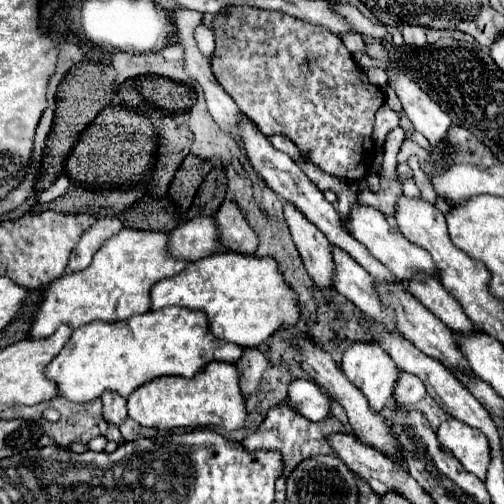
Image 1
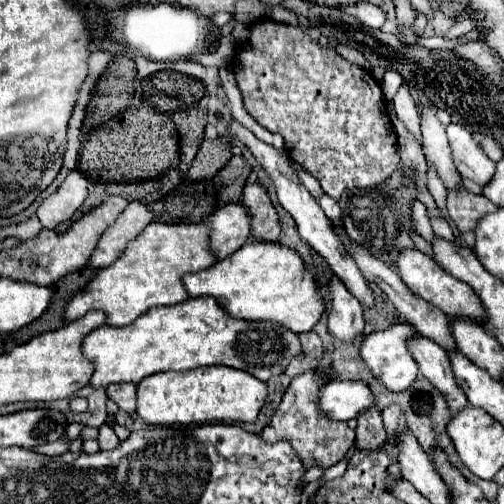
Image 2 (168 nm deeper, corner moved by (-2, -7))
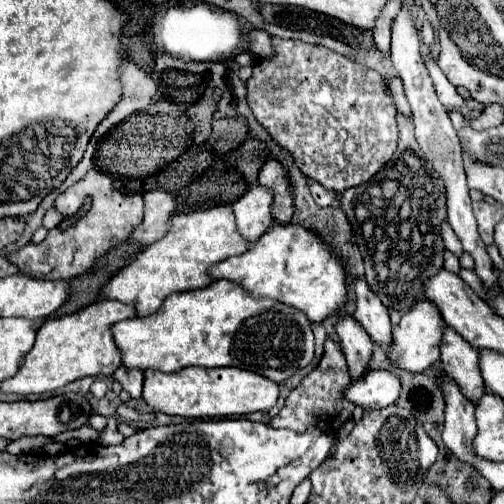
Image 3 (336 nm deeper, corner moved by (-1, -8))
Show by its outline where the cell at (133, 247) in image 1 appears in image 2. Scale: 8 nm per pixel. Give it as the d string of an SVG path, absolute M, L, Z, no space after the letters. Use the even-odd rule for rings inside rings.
M150 223L140 237L128 243L122 257L118 257L110 267L104 267L96 273L96 277L68 303L66 307L66 321L74 321L82 315L86 315L92 309L100 309L108 315L108 325L130 325L134 319L144 315L152 307L160 305L176 305L188 299L186 289L182 287L182 275L196 273L202 269L208 269L218 259L210 251L210 227L206 223Z

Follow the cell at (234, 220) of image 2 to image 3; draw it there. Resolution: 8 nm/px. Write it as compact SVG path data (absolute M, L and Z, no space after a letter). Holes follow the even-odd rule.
M253 186L233 204L237 232L247 242L259 240L263 236L263 232L273 224L273 220L269 216L271 198L273 196L269 196L269 192L265 192L265 188Z

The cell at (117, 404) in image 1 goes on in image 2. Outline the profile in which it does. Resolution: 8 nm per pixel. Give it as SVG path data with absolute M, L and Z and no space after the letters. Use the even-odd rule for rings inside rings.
M112 383L106 387L106 393L110 399L114 399L120 409L134 411L136 409L136 385L134 383Z

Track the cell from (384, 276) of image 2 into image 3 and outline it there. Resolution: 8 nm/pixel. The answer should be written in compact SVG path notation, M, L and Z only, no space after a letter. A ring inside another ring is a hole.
M443 326L441 366L453 380L457 380L457 384L461 384L461 390L469 400L477 402L485 394L485 384L479 372L479 352L451 326Z

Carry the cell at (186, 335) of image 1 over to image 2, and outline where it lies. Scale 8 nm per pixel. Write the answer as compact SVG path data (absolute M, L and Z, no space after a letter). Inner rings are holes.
M186 299L174 307L150 309L146 315L140 315L130 327L98 327L94 329L82 345L82 353L96 365L96 371L90 379L94 387L106 387L110 383L140 383L144 377L158 371L188 371L202 365L226 365L254 375L260 381L268 381L272 375L280 375L288 369L292 357L302 355L300 337L278 323L246 323L246 319L230 319L216 299Z

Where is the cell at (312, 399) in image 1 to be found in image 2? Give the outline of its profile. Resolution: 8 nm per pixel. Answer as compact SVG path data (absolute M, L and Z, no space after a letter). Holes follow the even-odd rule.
M334 379L320 391L320 409L332 419L348 421L370 407L374 407L374 395L364 381Z

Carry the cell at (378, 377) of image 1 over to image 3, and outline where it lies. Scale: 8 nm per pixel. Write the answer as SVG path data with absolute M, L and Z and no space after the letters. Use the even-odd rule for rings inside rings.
M423 300L419 304L415 304L397 326L393 326L393 340L391 340L391 350L387 352L387 358L391 360L393 366L407 370L409 374L423 374L427 368L431 368L437 360L439 360L439 352L437 352L437 340L441 340L441 314L439 310Z

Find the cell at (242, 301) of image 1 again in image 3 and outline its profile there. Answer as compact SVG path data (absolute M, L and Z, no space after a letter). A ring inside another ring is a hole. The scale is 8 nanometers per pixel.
M273 224L257 242L251 244L247 252L209 266L209 276L213 282L225 278L241 284L241 288L255 300L271 298L275 302L289 304L291 308L303 312L309 322L325 320L345 304L347 294L345 266L339 262L339 258L329 254L317 236L301 226L281 228L279 224Z

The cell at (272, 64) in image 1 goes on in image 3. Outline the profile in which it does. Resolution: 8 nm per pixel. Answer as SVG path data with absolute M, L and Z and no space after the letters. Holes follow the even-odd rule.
M271 38L275 56L261 58L253 66L247 84L247 102L257 122L269 136L291 154L295 166L313 182L319 182L329 192L341 194L351 186L371 180L393 156L397 148L395 108L383 92L381 74L353 62L321 44L303 40Z

